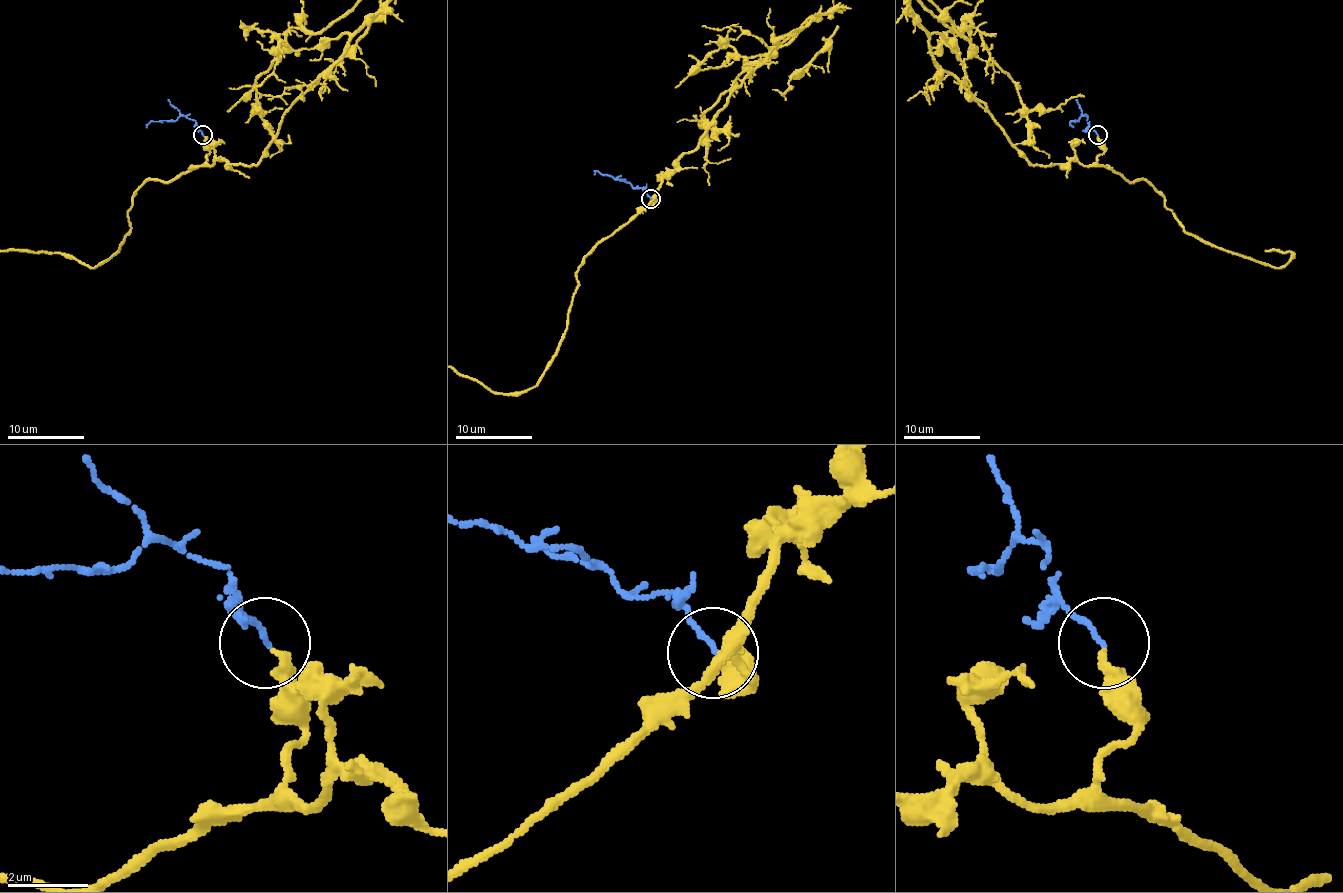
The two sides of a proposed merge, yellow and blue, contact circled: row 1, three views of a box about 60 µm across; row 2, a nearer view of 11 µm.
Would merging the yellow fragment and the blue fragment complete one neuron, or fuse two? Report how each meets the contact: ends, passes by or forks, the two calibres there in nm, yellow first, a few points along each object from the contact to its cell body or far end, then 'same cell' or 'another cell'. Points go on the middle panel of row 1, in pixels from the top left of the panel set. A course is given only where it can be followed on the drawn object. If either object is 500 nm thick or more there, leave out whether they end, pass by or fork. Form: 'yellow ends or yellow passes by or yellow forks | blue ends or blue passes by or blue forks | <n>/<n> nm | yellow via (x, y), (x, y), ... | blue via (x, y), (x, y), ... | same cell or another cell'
yellow ends | blue ends | 280/120 nm | blue via (650, 199), (642, 188), (634, 188), (623, 178), (600, 175), (596, 171), (594, 175) | same cell

